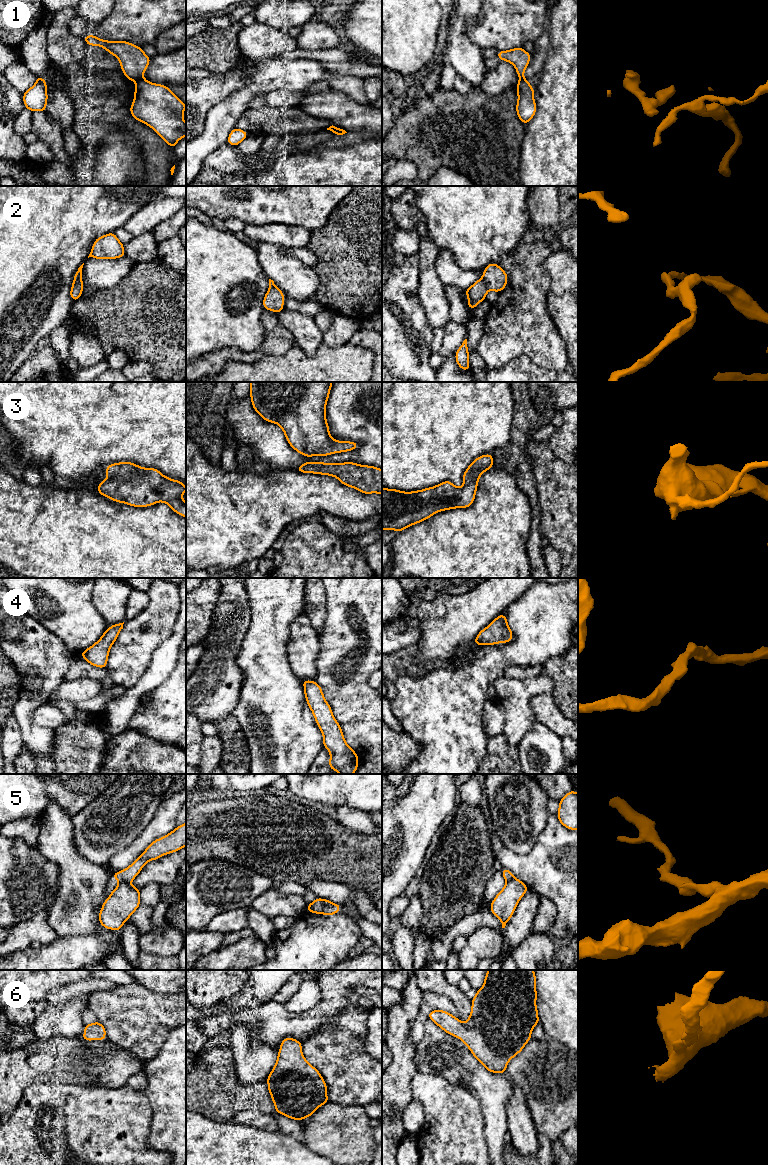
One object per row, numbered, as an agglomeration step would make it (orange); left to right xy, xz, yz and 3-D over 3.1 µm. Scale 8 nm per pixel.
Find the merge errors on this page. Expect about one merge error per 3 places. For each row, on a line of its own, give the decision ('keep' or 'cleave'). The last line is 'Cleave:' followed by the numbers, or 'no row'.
1: cleave
2: cleave
3: keep
4: keep
5: cleave
6: keep
Cleave: 1, 2, 5

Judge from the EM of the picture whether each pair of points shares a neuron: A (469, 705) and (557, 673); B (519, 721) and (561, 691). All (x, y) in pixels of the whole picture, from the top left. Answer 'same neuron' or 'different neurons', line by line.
A: different neurons
B: different neurons

